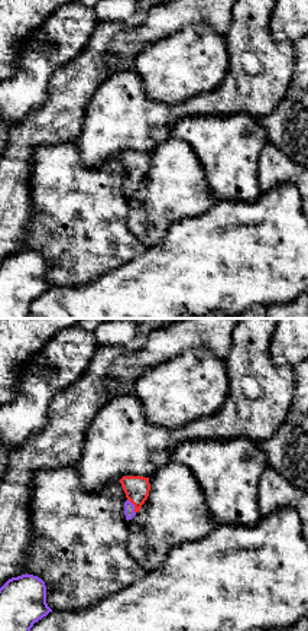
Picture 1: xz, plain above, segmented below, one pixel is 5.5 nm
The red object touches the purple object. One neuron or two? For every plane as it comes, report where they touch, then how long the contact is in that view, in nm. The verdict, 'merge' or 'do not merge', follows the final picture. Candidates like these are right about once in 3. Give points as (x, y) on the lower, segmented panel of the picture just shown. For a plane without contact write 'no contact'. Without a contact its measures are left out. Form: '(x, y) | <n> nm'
(133, 504) | 100 nm

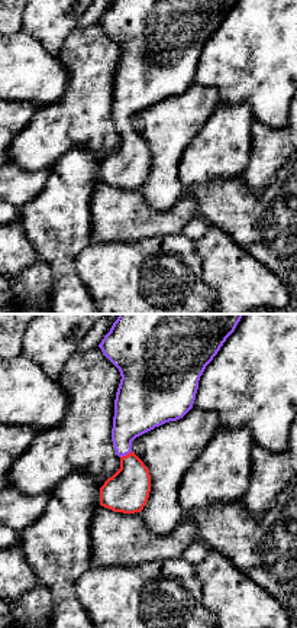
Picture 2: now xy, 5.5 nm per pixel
(126, 455) | 80 nm

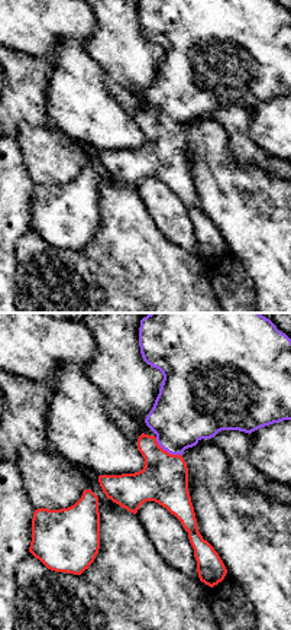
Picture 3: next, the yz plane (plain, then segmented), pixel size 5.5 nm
(165, 451) | 190 nm

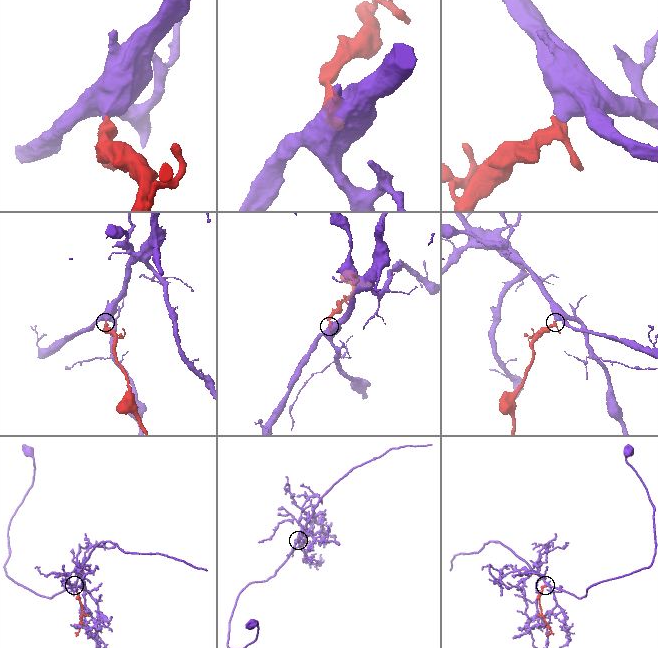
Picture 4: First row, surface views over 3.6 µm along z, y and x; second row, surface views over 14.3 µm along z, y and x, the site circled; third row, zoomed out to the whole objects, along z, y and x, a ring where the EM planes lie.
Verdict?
merge

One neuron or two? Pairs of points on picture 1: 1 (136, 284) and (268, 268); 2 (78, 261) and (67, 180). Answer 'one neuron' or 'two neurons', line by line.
1: one neuron
2: one neuron

